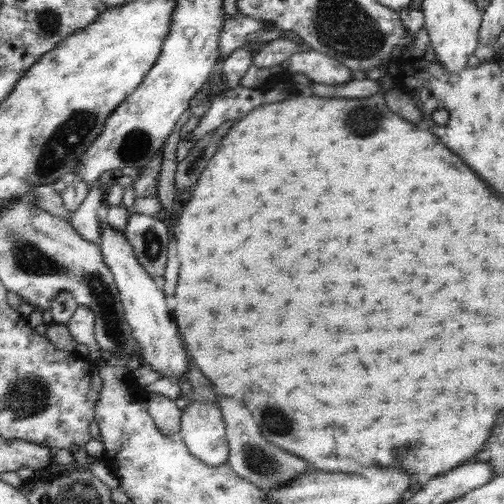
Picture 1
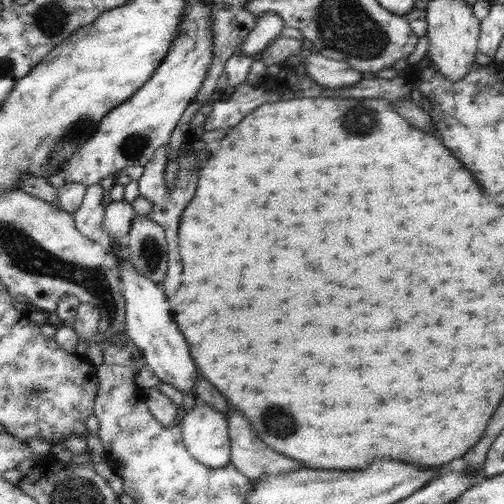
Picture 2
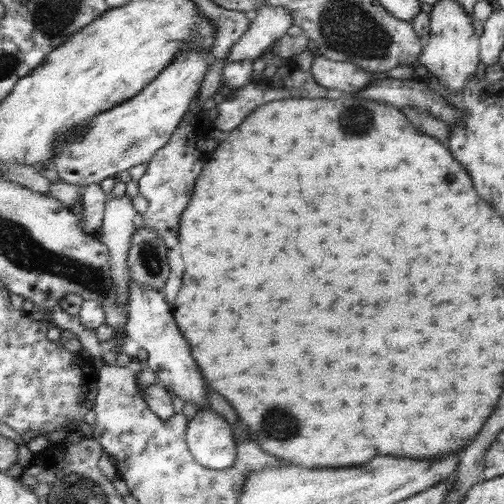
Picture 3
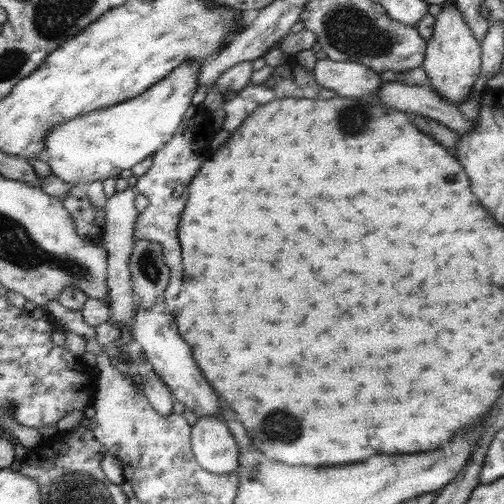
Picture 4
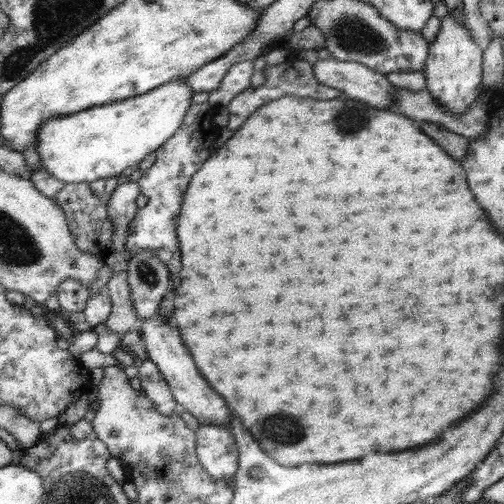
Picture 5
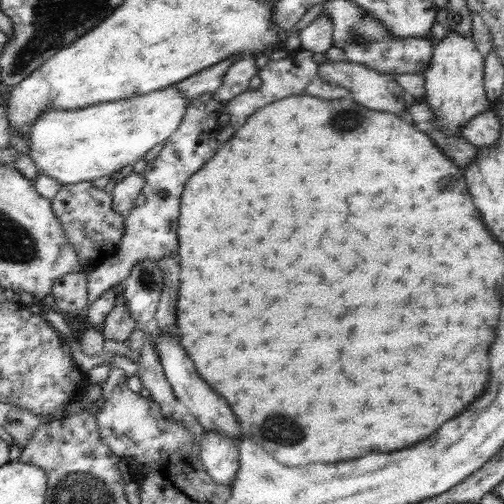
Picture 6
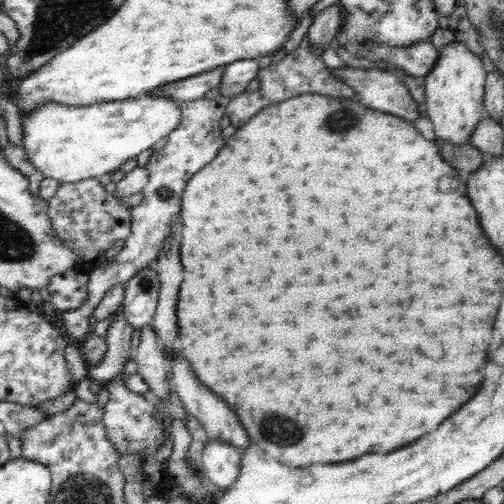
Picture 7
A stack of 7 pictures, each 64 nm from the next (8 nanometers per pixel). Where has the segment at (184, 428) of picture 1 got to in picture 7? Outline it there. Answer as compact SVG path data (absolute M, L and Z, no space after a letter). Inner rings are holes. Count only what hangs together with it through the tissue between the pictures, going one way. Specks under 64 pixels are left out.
M209 440L203 450L203 472L221 490L229 490L241 478L243 452L223 440Z

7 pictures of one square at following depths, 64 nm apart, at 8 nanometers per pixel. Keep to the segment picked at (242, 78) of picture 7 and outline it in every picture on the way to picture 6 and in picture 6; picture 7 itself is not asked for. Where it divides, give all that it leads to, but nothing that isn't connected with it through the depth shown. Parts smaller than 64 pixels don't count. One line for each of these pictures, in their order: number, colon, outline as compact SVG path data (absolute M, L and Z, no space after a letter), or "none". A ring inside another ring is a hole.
6: M243 58L239 62L235 62L229 68L229 72L225 74L223 86L217 92L213 92L211 98L217 100L217 102L223 102L223 104L231 102L233 98L237 98L237 96L241 96L241 94L251 90L249 84L251 84L251 78L255 74L259 74L257 58Z

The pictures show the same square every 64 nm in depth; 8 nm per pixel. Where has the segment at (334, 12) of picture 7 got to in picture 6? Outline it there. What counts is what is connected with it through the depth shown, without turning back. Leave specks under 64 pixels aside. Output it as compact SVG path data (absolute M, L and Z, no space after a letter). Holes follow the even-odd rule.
M323 14L319 16L313 24L309 24L301 34L301 50L311 50L311 52L327 52L335 44L335 24L331 16Z

